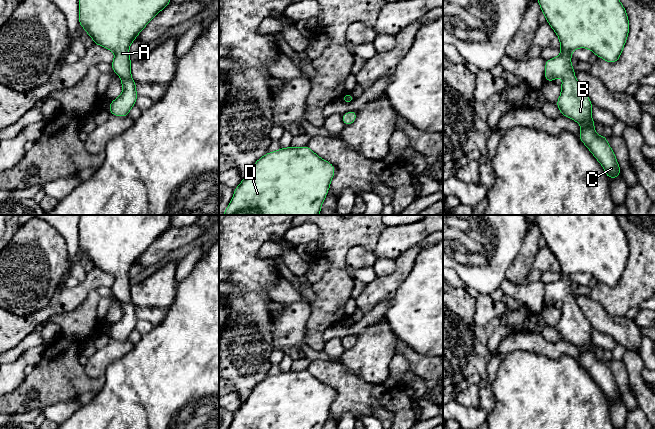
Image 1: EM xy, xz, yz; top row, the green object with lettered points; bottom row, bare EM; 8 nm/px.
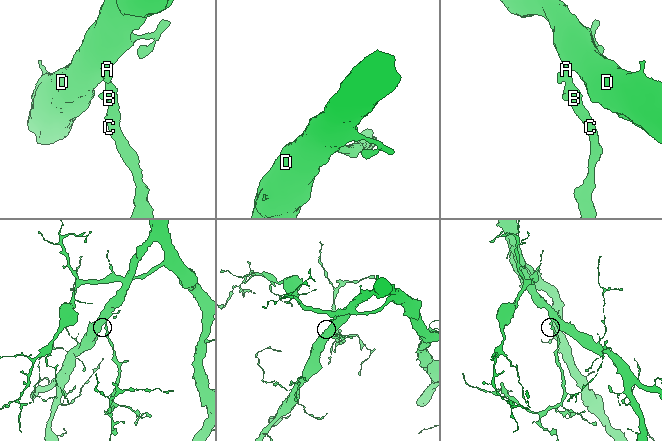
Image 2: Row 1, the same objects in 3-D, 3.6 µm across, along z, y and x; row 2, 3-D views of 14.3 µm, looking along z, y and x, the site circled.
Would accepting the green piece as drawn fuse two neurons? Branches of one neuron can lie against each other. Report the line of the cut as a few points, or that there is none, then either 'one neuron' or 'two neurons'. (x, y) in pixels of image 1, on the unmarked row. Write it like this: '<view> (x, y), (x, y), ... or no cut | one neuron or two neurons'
no cut | one neuron

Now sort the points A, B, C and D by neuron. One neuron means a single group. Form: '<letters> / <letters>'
A B C D

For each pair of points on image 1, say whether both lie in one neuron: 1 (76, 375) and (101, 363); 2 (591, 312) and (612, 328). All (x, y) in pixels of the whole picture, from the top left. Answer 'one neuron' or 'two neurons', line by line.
1: two neurons
2: one neuron

